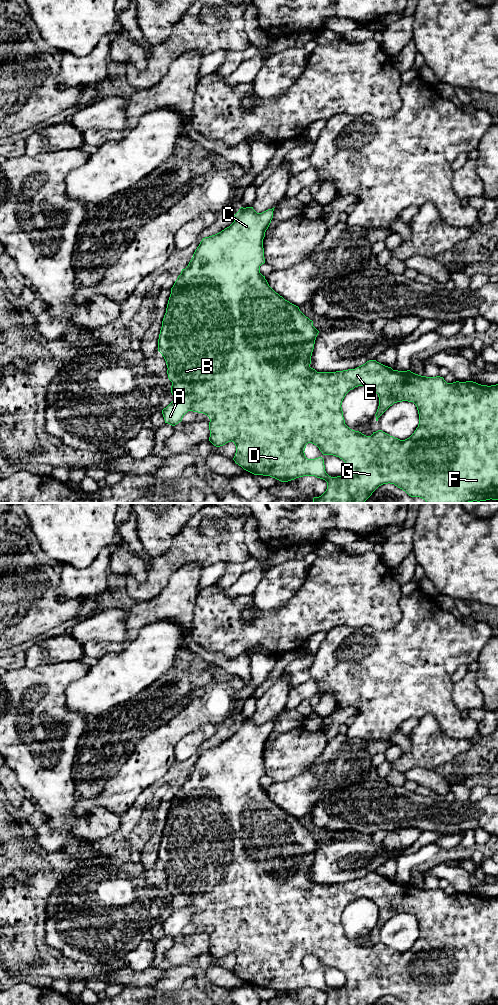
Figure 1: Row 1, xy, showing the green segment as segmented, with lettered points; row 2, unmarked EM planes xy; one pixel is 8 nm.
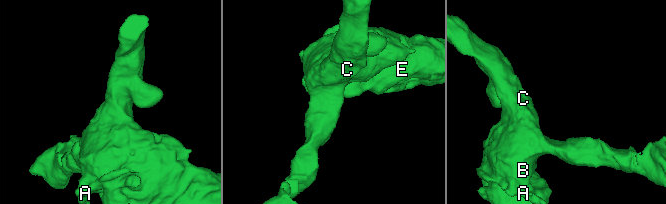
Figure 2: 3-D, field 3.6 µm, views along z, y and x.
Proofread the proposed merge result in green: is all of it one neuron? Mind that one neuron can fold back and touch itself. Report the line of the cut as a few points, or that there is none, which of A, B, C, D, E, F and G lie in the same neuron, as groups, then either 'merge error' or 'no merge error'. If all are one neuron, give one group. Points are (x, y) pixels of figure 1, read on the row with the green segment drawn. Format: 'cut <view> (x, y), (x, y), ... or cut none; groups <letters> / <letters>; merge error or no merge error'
cut xy (174, 396), (192, 395), (194, 404); groups A / B C D E F G; merge error

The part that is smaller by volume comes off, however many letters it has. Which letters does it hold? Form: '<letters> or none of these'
A

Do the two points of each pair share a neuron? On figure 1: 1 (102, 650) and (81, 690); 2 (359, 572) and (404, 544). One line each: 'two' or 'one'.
1: two
2: two

